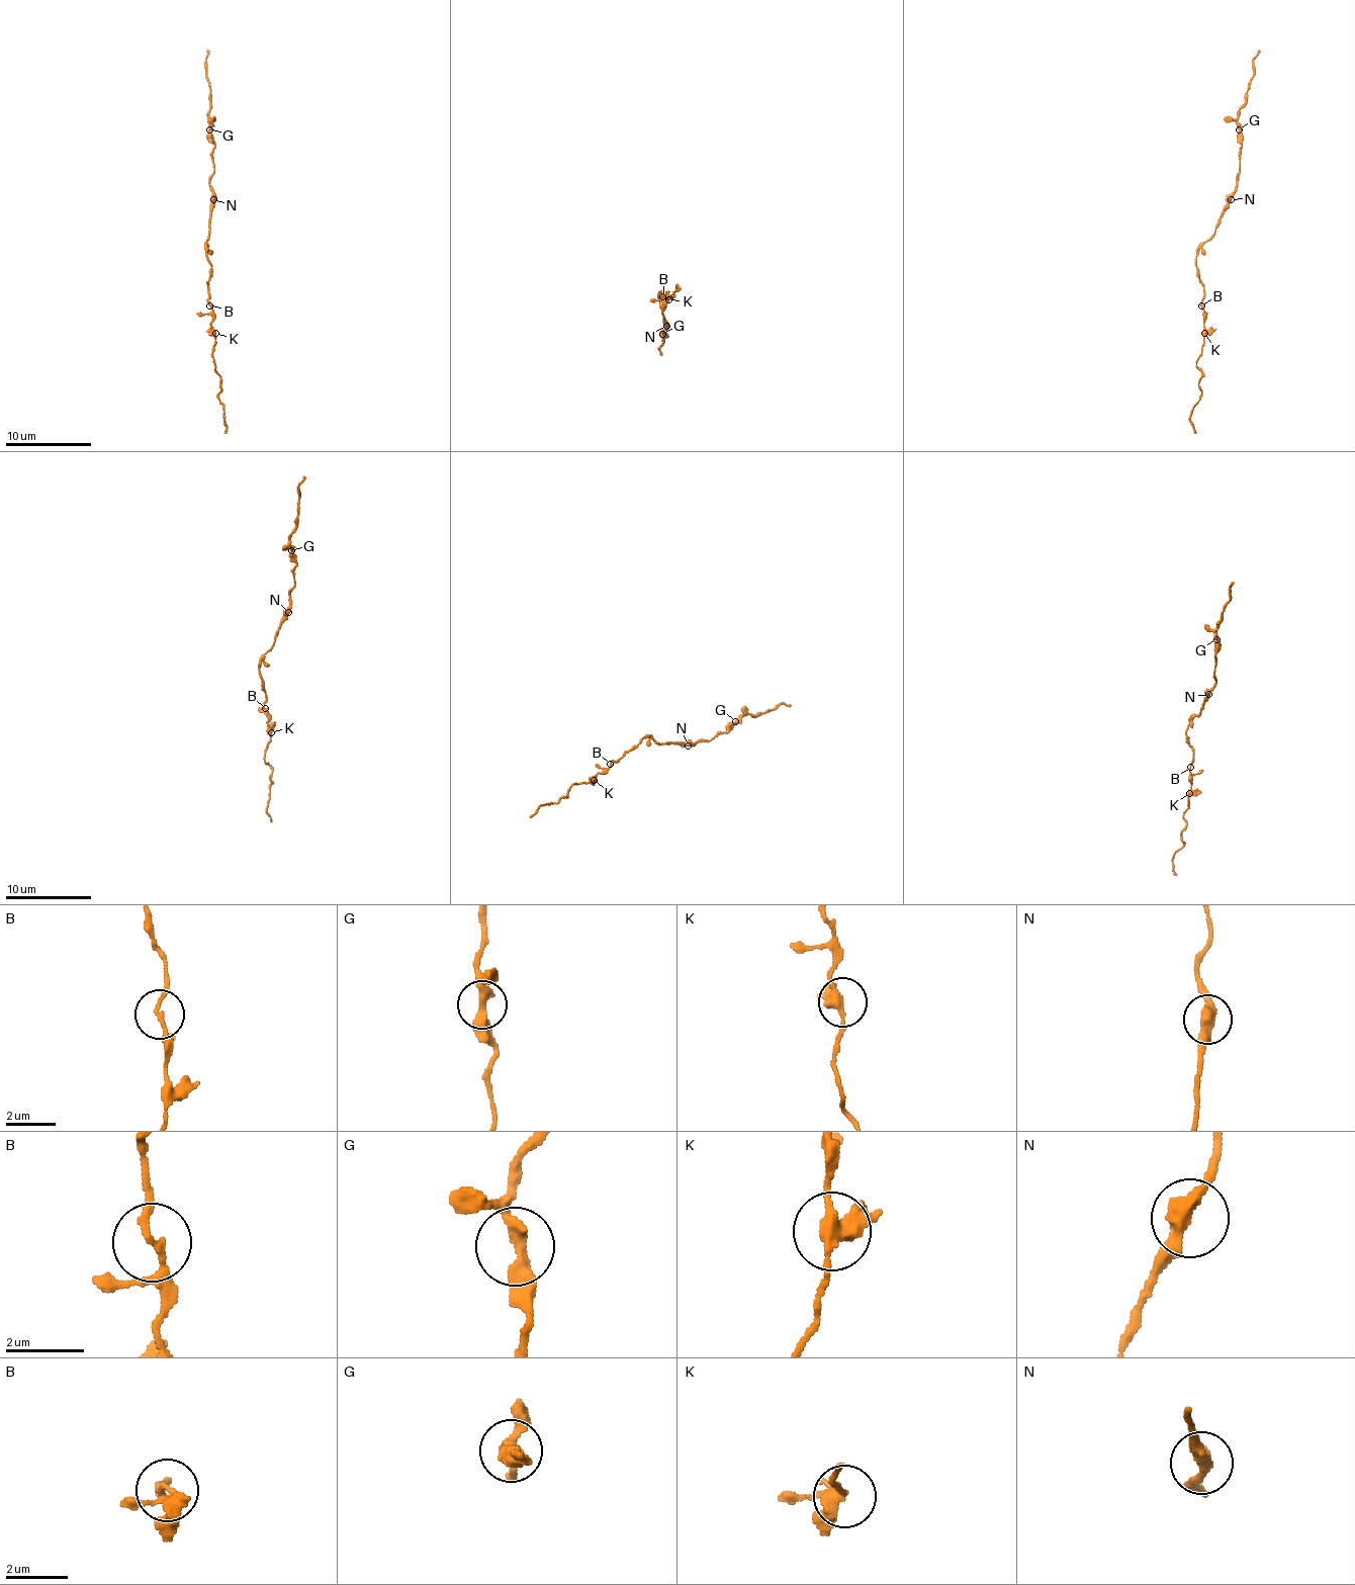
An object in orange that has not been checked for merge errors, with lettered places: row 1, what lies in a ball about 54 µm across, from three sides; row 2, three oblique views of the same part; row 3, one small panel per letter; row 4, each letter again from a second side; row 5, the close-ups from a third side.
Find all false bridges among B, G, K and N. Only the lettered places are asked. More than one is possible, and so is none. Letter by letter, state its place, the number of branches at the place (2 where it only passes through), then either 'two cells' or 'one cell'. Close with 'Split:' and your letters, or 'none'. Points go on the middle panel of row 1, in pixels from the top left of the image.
B: at (662, 296); 3 branches meet; one cell
G: at (662, 334); 3 branches meet; one cell
K: at (668, 299); 4 branches meet; one cell
N: at (666, 326); 2 branches meet; one cell
Split: none

